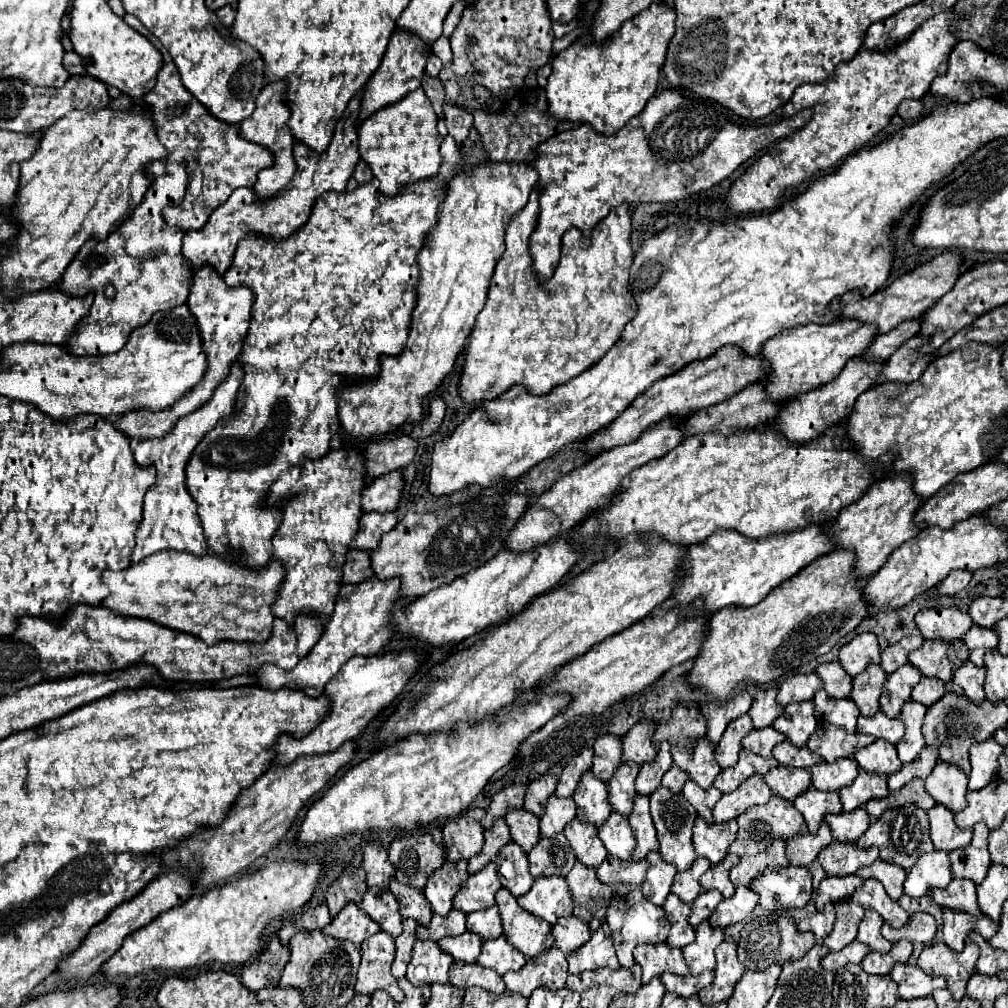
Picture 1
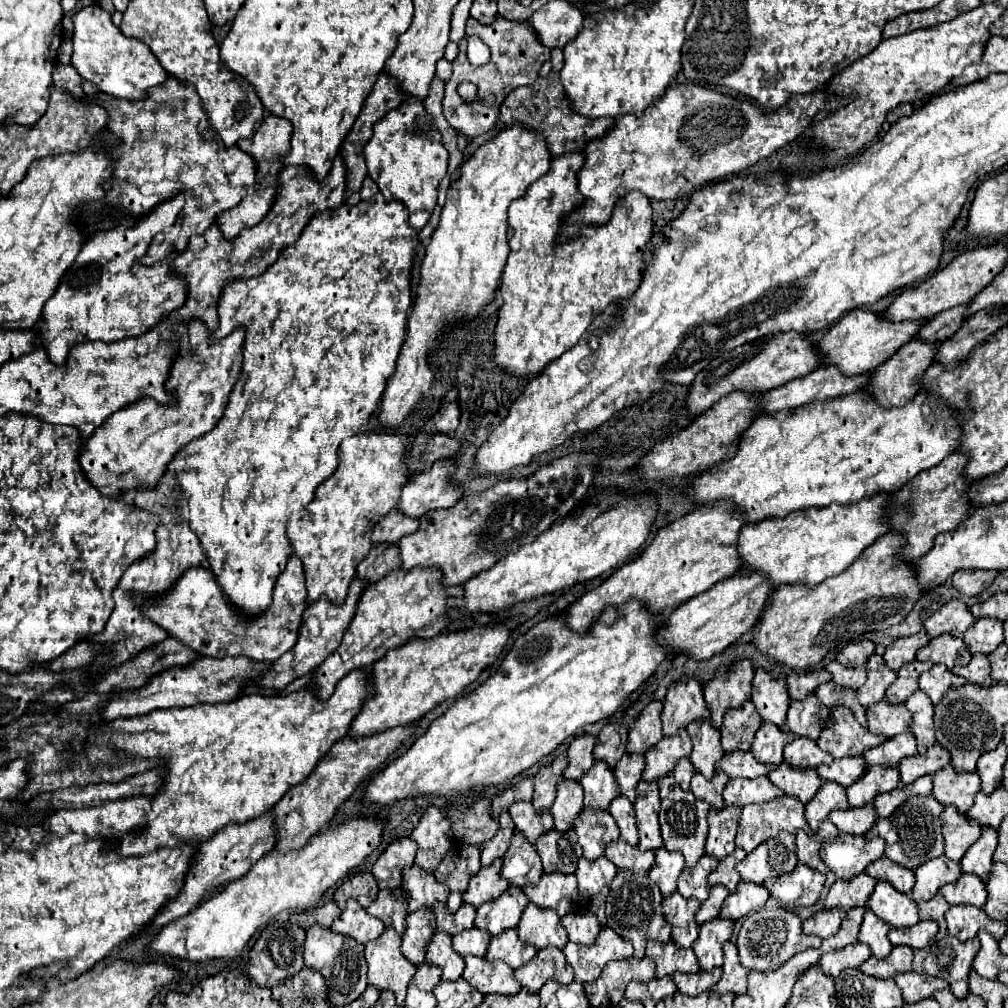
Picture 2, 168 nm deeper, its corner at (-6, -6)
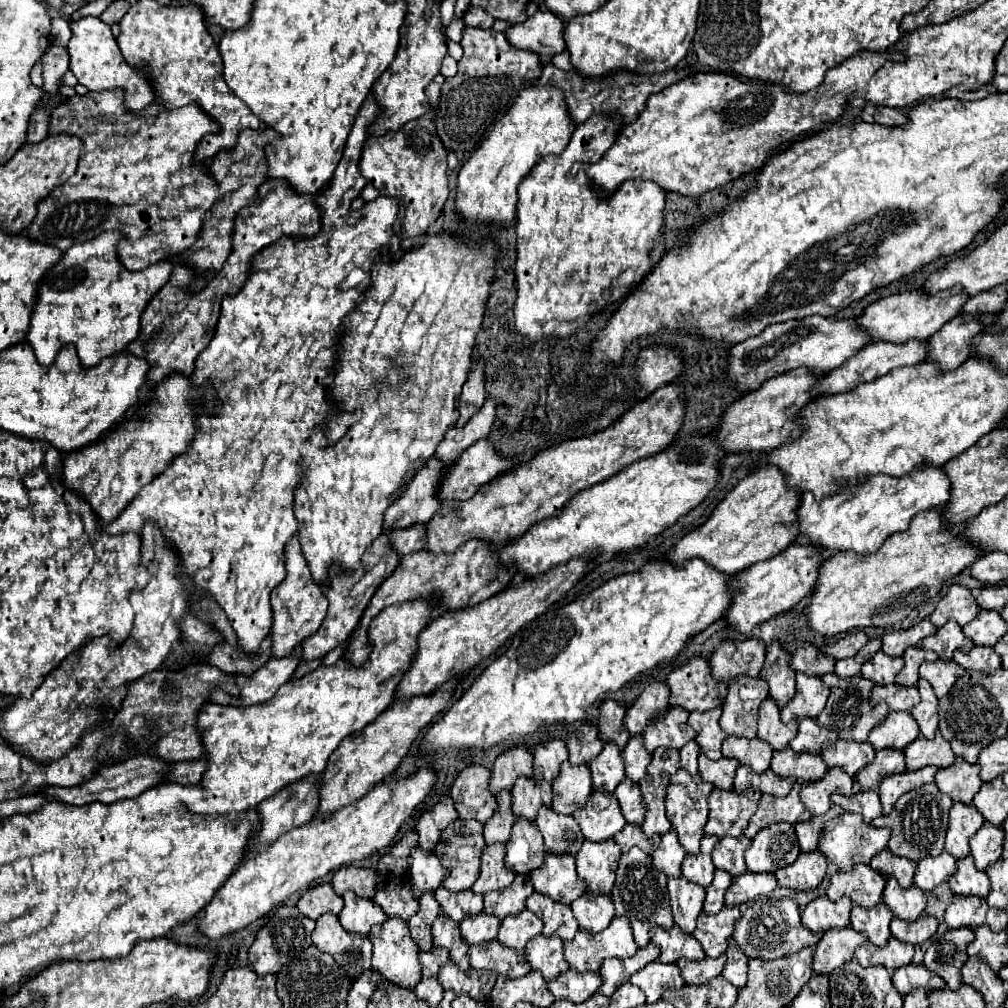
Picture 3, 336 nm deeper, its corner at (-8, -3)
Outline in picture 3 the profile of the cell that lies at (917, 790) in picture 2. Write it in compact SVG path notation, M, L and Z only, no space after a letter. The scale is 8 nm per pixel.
M922 767L916 771L904 771L904 773L894 773L894 775L882 777L878 783L882 811L888 815L900 795L904 795L906 791L918 789L924 783L932 783L936 771L938 771L936 767Z

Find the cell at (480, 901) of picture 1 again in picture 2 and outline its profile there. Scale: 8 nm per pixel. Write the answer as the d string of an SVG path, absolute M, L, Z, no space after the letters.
M502 860L492 862L488 868L480 868L476 876L472 876L472 882L468 890L464 892L464 902L472 906L480 906L488 900L496 900L504 890L508 890L508 882L500 876Z

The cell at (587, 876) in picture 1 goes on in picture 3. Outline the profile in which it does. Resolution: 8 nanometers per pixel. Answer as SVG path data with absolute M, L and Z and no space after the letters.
M606 839L606 841L584 841L580 851L576 853L576 871L578 875L586 881L586 889L590 891L602 891L602 893L610 893L612 885L614 885L614 877L616 877L616 867L618 867L618 845L614 839Z

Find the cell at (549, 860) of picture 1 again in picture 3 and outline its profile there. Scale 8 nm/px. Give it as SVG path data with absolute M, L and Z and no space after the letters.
M542 807L536 815L536 827L544 837L548 853L576 855L584 843L584 835L572 815L562 815L550 807Z

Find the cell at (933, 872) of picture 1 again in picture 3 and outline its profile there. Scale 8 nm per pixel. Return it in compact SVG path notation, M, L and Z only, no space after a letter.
M942 851L938 857L926 857L918 861L918 871L914 875L914 883L922 891L932 891L936 885L948 881L956 871L956 859Z

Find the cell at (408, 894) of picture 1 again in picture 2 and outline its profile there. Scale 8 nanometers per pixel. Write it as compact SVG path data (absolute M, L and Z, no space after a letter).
M410 866L402 874L402 890L408 902L408 912L420 908L432 908L436 902L446 902L448 888L444 888L432 874L420 874L416 866Z

